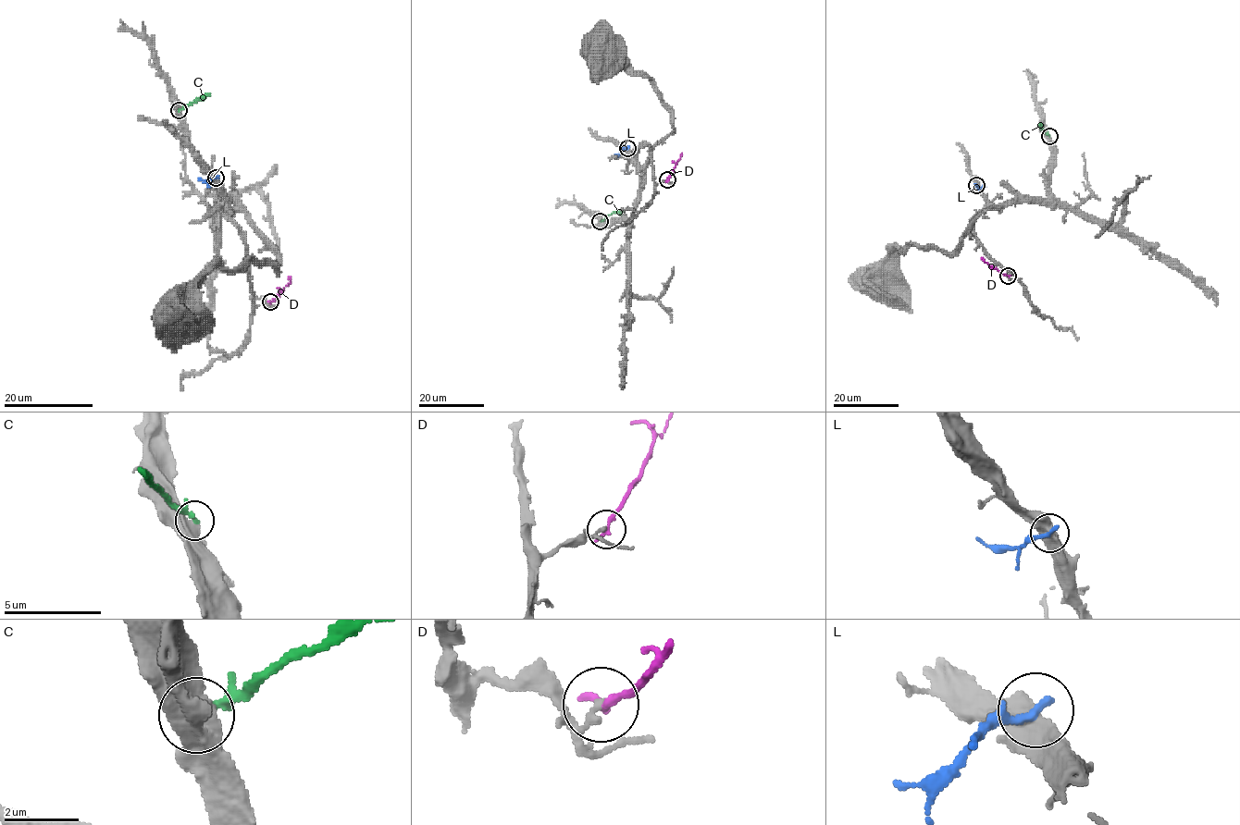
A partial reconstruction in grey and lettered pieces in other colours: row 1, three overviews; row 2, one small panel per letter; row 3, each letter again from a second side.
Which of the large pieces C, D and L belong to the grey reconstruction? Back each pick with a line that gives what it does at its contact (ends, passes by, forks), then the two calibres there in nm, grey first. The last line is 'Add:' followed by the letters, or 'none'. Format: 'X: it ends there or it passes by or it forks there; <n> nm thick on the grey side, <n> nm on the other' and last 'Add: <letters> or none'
C: it ends there; 550 nm thick on the grey side, 200 nm on the other
Add: C

